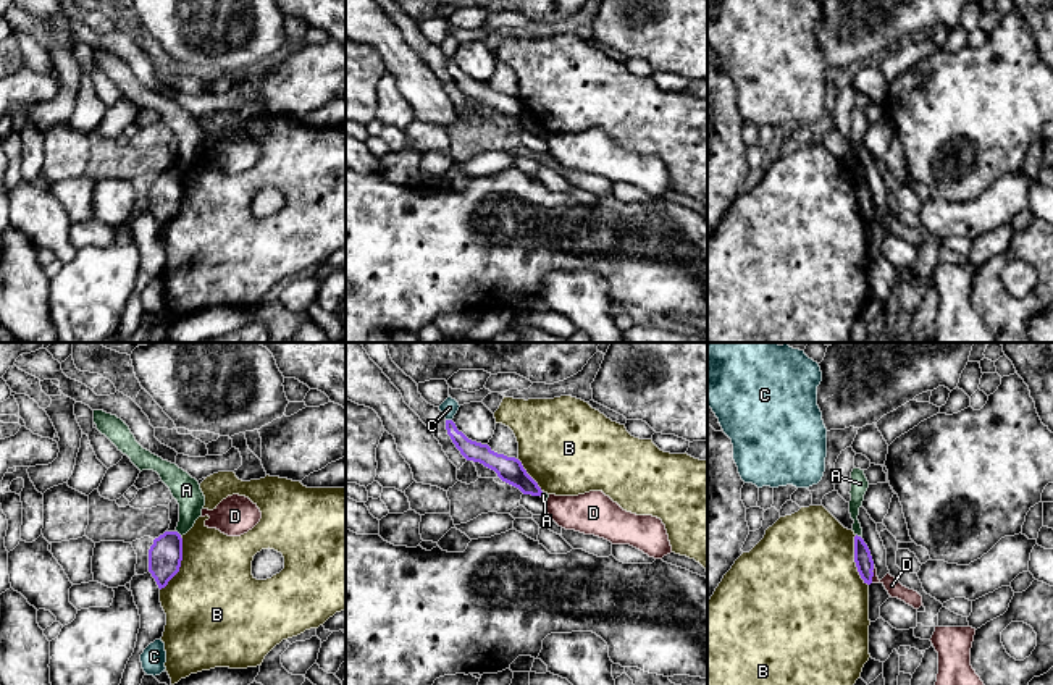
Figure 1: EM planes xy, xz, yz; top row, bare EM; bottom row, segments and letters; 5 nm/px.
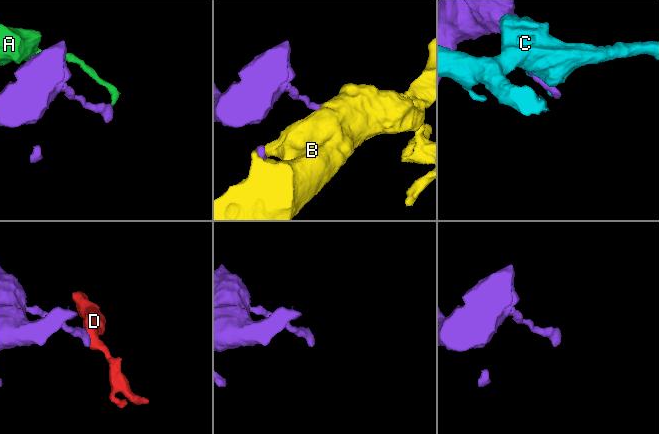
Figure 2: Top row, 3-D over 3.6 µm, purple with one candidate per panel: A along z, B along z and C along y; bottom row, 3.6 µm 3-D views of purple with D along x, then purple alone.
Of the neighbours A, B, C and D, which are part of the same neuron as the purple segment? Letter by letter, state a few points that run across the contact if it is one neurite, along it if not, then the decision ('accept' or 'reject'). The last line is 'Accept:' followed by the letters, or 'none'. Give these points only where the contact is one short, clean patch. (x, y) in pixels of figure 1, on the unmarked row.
A: line yz (856, 172), (861, 176); reject
B: reject
C: reject
D: reject
Accept: none

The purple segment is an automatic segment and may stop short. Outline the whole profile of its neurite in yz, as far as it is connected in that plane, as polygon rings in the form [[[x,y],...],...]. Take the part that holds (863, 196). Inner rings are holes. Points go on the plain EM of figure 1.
[[[854,174],[854,200],[864,221],[871,223],[874,215],[874,199],[871,189],[861,174]]]

